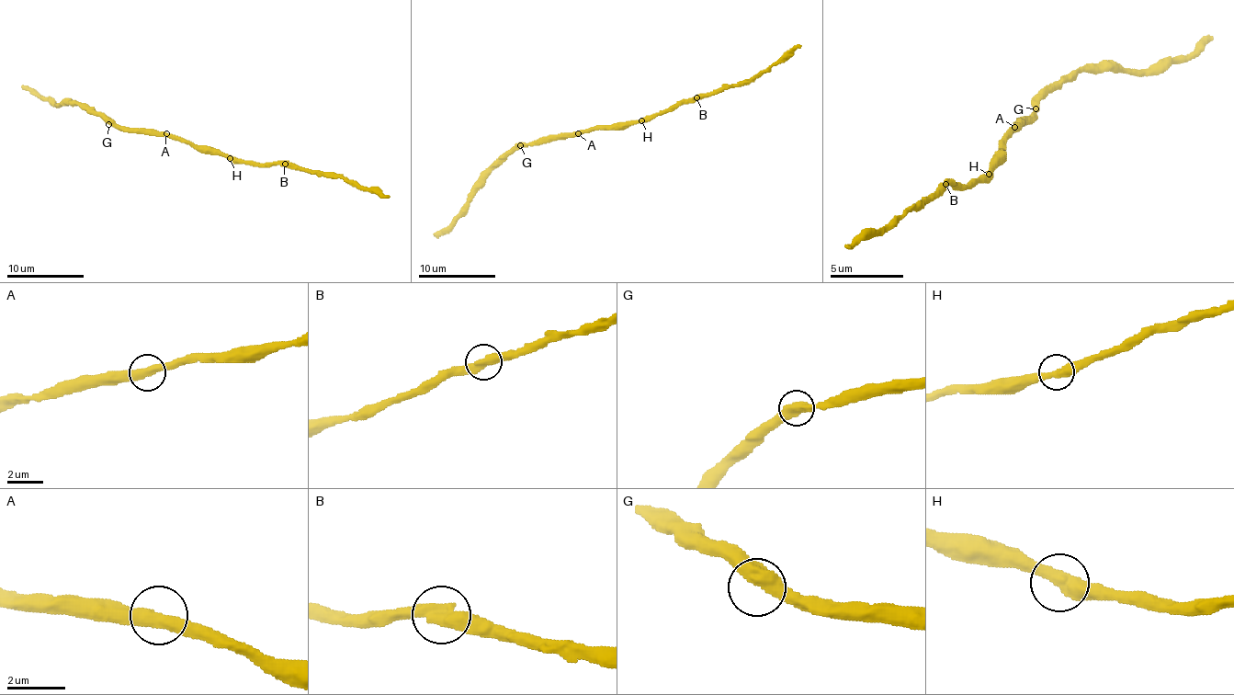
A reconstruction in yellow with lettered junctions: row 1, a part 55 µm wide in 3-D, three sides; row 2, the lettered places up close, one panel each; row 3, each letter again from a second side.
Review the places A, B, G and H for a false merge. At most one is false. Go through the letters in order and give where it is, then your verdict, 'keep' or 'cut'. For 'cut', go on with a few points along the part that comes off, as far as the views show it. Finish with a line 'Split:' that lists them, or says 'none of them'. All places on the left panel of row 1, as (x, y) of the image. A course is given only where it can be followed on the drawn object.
A: place (166, 133); keep
B: place (285, 164); keep
G: place (108, 124); keep
H: place (230, 158); keep
Split: none of them

